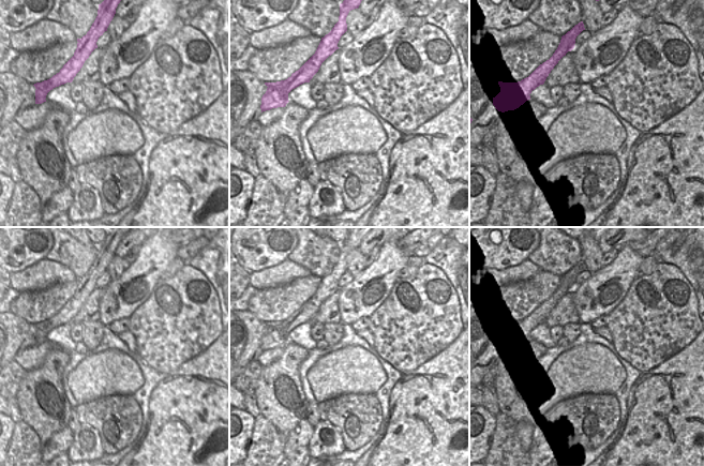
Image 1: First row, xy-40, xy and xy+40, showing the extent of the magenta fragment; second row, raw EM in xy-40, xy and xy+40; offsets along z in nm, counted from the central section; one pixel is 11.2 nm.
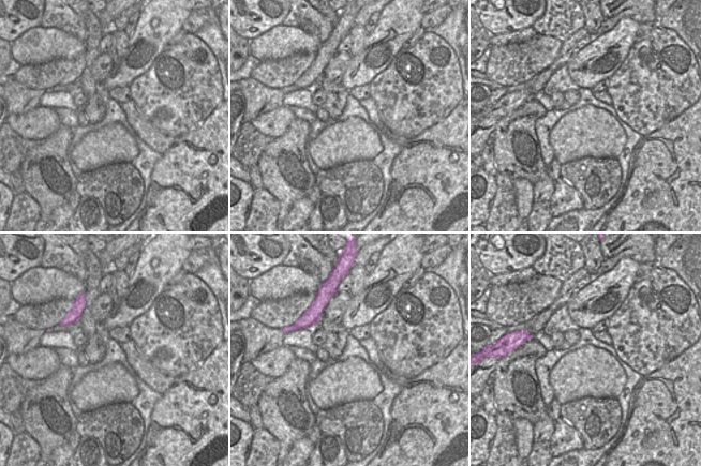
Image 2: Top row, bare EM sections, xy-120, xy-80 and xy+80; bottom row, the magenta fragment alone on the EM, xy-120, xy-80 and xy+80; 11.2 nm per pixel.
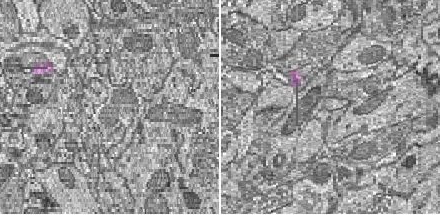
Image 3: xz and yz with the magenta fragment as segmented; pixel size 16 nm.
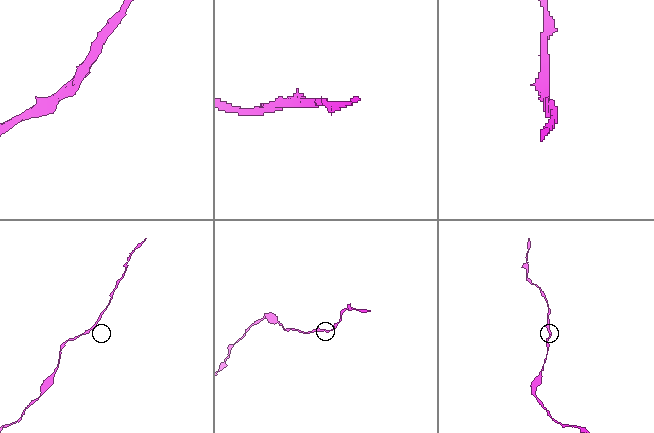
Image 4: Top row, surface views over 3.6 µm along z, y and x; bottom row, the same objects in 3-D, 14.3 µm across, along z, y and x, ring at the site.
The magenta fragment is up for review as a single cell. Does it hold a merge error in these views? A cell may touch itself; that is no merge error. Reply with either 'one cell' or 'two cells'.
one cell

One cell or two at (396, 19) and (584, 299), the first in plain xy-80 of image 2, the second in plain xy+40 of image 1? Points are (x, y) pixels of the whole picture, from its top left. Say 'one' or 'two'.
one

